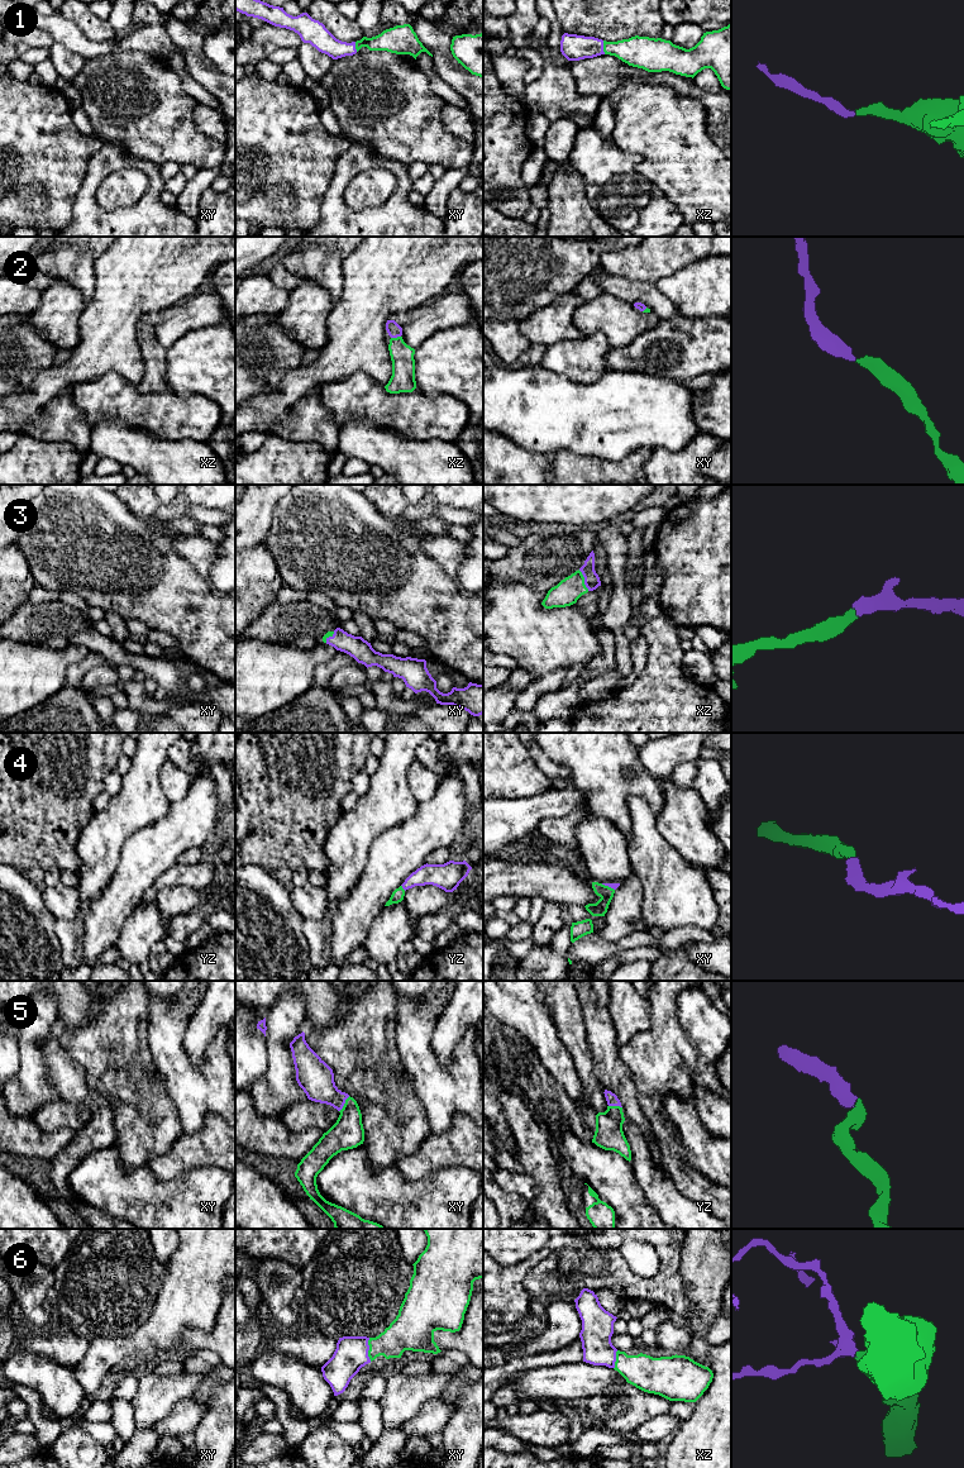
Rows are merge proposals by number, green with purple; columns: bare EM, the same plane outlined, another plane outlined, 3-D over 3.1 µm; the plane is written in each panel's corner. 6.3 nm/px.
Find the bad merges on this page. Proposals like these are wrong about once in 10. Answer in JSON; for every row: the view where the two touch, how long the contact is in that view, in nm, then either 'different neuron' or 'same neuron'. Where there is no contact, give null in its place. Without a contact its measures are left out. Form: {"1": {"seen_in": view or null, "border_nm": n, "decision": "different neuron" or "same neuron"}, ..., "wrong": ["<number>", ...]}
{"1": {"seen_in": "xz", "border_nm": 90, "decision": "same neuron"}, "2": {"seen_in": "xz", "border_nm": 70, "decision": "same neuron"}, "3": {"seen_in": "xz", "border_nm": 150, "decision": "same neuron"}, "4": {"seen_in": "yz", "border_nm": 50, "decision": "same neuron"}, "5": {"seen_in": "xy", "border_nm": 120, "decision": "same neuron"}, "6": {"seen_in": "xy", "border_nm": 150, "decision": "same neuron"}, "wrong": []}

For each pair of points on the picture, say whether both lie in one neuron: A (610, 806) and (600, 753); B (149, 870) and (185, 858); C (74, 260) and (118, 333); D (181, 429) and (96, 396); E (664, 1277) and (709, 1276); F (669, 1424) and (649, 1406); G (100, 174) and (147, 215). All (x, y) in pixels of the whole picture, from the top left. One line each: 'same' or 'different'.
A: same
B: different
C: different
D: same
E: different
F: different
G: same

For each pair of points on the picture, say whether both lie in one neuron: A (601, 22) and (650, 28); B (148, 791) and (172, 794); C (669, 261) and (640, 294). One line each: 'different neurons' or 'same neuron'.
A: same neuron
B: different neurons
C: different neurons

